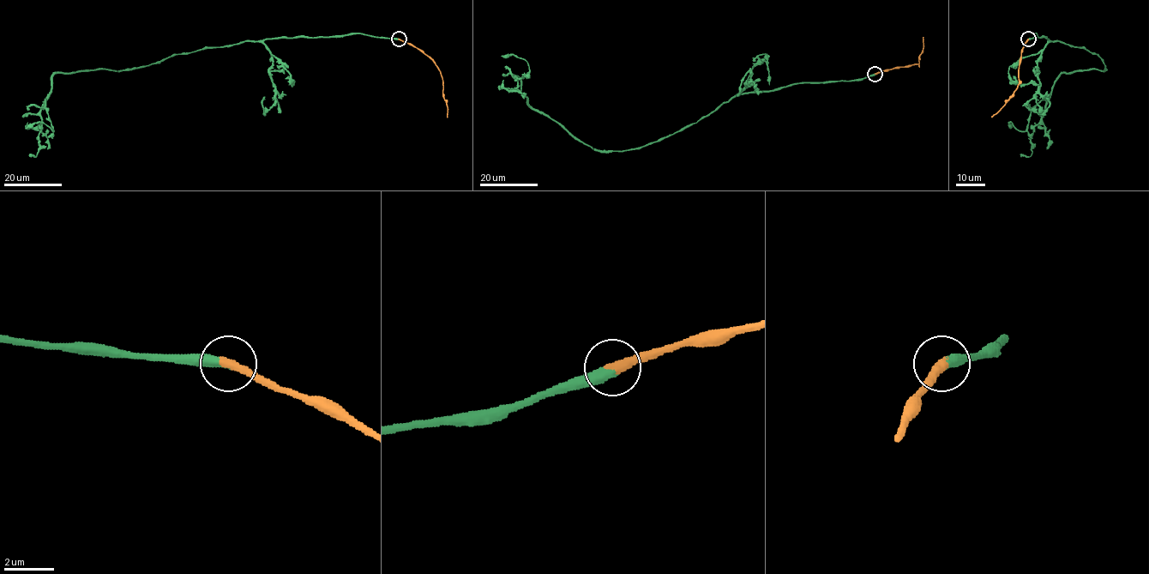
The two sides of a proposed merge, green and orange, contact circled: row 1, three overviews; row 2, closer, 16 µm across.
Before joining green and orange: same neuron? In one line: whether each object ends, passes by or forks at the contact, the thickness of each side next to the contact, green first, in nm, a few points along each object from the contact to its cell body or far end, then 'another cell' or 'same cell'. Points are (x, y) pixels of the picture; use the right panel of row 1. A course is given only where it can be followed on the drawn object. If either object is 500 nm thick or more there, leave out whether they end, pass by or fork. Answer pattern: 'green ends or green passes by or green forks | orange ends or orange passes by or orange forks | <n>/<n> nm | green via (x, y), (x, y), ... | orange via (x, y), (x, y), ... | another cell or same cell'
green ends | orange ends | 400/400 nm | green via (1028, 39), (1036, 33), (1083, 47), (1105, 69), (1061, 73), (1024, 131), (1011, 122), (1010, 129) | orange via (1028, 39), (1024, 45), (1019, 68), (1018, 87), (991, 117) | same cell

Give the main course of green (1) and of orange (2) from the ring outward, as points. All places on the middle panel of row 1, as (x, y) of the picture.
1: (875, 74), (739, 93), (655, 141), (601, 151), (532, 107), (520, 92), (528, 63), (501, 56)
2: (875, 74), (918, 64), (923, 37)

